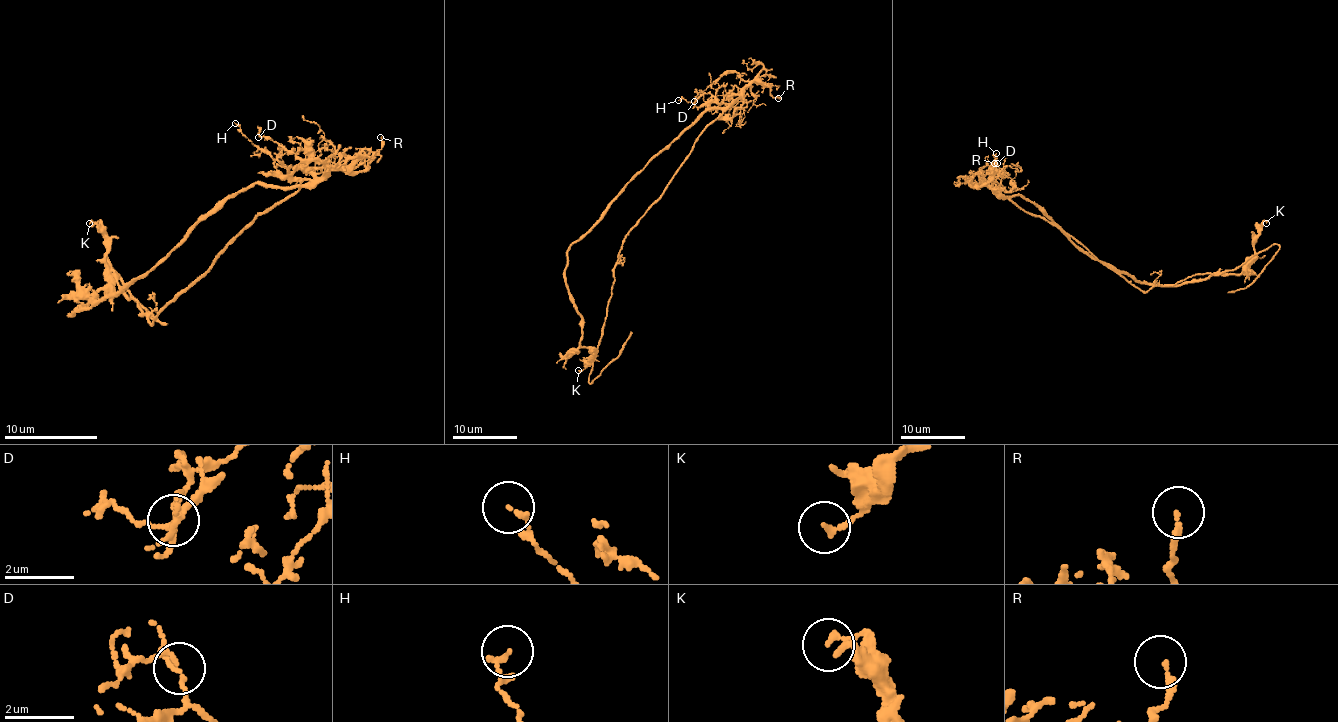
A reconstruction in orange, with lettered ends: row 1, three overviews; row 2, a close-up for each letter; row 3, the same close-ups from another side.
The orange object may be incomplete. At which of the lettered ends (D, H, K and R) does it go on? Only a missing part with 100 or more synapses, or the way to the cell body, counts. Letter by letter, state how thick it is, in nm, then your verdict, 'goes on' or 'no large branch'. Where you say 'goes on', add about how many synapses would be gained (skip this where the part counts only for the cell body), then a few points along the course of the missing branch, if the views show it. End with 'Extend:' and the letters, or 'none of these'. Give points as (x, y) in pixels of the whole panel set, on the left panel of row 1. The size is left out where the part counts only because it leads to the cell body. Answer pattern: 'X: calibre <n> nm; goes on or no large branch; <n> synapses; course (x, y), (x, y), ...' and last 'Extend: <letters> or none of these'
D: calibre 120 nm; no large branch
H: calibre 130 nm; no large branch
K: calibre 170 nm; no large branch
R: calibre 180 nm; no large branch
Extend: none of these

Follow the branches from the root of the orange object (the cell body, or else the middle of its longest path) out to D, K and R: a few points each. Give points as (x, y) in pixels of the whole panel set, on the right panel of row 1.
D: (1118, 274), (1055, 226), (1026, 213), (1005, 197), (999, 197), (991, 189), (968, 177), (989, 161), (997, 163)
K: (1118, 274), (1147, 292), (1155, 285), (1176, 284), (1195, 274), (1233, 271), (1254, 255), (1254, 235), (1266, 223)
R: (1118, 274), (1055, 226), (1026, 213), (986, 185), (979, 187), (992, 177), (994, 163)

